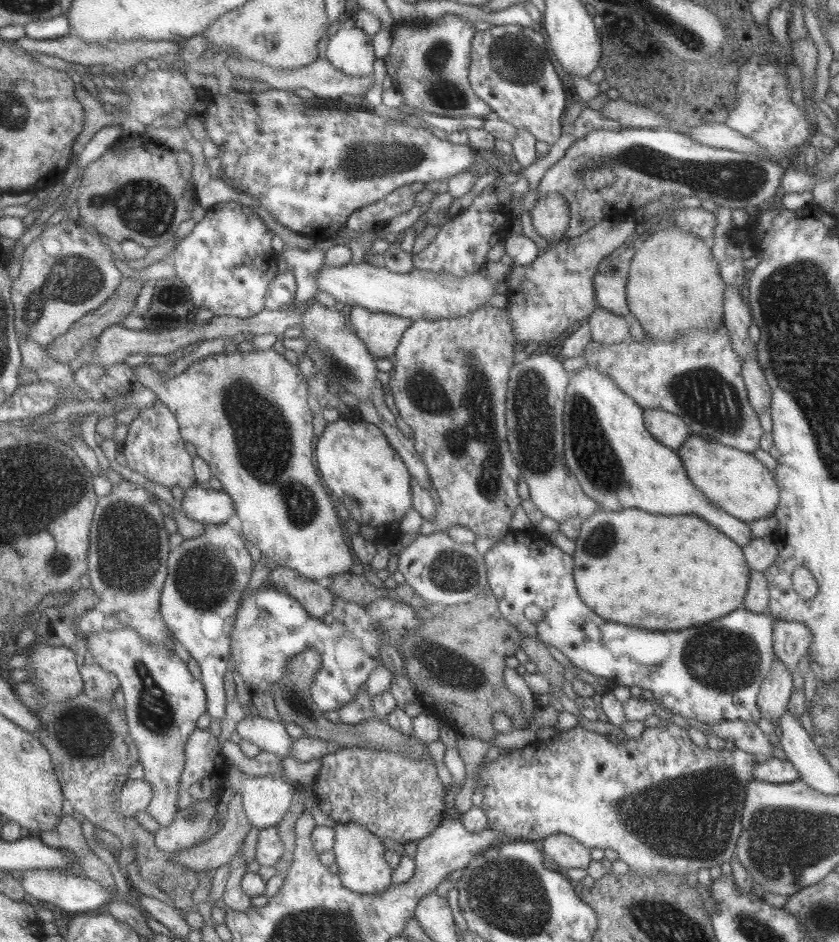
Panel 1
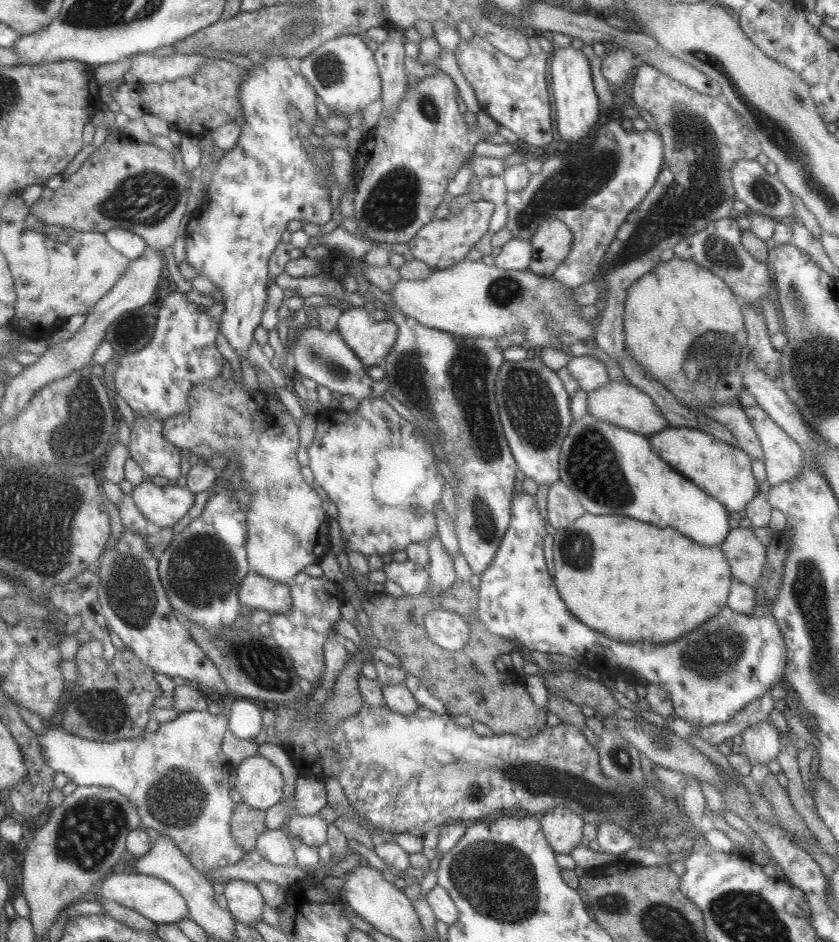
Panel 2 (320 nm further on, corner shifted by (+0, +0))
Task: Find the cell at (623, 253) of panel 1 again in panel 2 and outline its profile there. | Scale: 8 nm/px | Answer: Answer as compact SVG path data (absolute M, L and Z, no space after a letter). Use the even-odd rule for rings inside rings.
M639 63L635 68L632 84L628 87L630 98L636 108L649 112L655 125L656 132L663 145L663 164L657 174L655 183L645 194L642 202L625 217L623 224L617 229L615 238L609 243L603 259L597 267L595 279L602 288L600 300L599 322L594 334L594 346L601 349L609 358L618 362L624 352L623 313L627 289L645 274L651 272L660 262L660 254L665 248L672 248L681 237L691 236L703 230L708 222L719 218L735 215L739 206L734 200L733 188L729 171L737 160L754 160L761 152L760 146L748 127L741 124L734 110L725 105L721 97L707 96L692 91L688 86L673 80L659 72L656 68L645 63Z

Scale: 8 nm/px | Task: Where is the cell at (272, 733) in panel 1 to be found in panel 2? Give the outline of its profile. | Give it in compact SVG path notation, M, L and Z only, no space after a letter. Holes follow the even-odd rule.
M234 698L229 701L230 713L228 730L237 739L249 739L257 736L261 730L261 713L255 704L247 698Z

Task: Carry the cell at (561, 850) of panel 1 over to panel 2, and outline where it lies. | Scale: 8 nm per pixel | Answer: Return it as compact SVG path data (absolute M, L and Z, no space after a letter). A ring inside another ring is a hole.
M557 805L538 817L544 837L555 853L568 853L584 842L581 837L584 820L570 808Z

